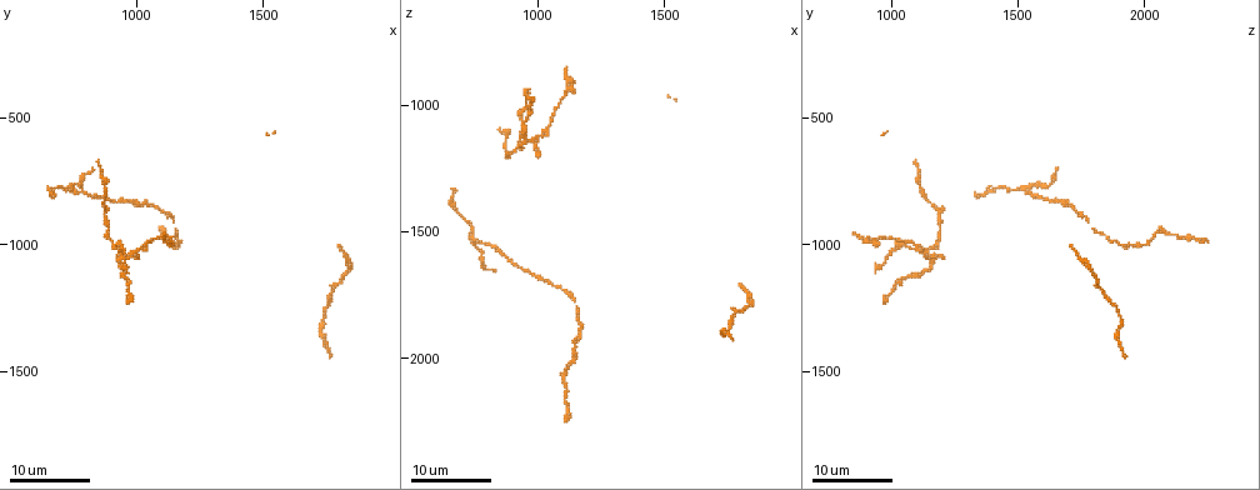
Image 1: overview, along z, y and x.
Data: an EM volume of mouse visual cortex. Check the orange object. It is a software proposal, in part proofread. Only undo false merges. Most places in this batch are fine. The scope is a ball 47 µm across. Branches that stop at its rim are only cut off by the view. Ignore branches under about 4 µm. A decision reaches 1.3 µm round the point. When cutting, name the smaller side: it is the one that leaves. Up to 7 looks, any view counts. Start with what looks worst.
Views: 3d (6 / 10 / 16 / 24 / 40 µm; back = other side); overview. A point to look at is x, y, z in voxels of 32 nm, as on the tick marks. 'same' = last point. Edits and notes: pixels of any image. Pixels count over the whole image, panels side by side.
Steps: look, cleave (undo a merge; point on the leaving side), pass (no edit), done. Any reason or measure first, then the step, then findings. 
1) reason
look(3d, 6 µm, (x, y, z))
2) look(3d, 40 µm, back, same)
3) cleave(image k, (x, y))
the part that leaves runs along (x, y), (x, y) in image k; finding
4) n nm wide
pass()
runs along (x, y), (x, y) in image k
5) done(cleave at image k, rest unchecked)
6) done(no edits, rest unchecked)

look(3d, 24 µm, (910, 1020, 1160))

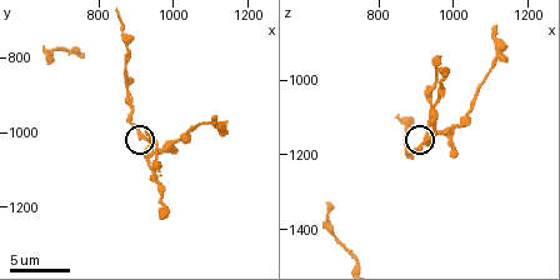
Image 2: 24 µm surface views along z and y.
zoom in
look(3d, 6 µm, same)

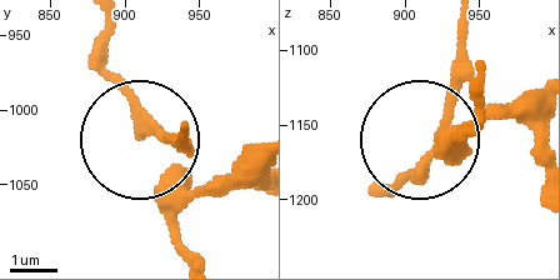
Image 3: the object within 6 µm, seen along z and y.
pass()
all the same cell

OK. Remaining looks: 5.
small branch off a trunk
look(3d, 16 µm, (760, 790, 1530))

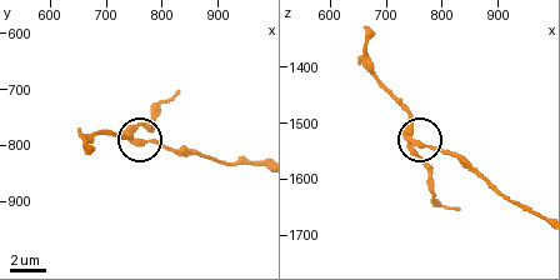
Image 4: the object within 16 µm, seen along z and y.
look(3d, 6 µm, (765, 795, 1535))

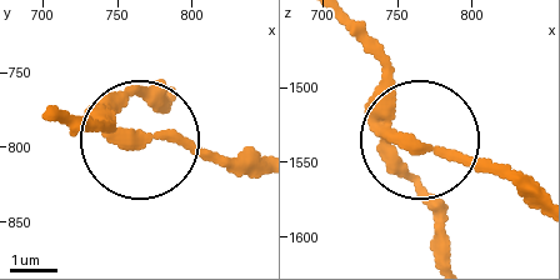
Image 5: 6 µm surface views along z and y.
side arm 54 µm; 3 arms
pass()
one cell here

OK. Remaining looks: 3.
look(3d, 24 µm, (1790, 1160, 1820))

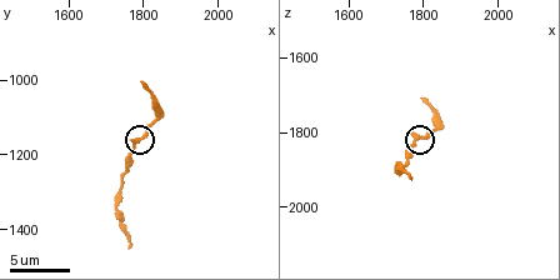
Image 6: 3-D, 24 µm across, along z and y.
closer look
look(3d, 10 µm, (1780, 1170, 1820))

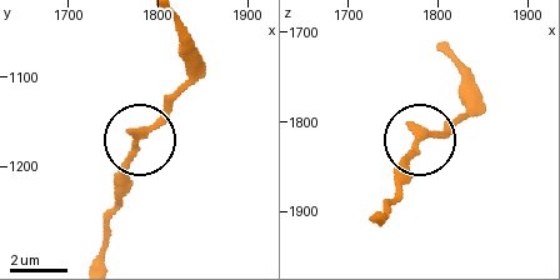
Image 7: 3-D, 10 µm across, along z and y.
270 nm wide
pass()
all the same cell

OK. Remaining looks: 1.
done(no edits, rest unchecked)

